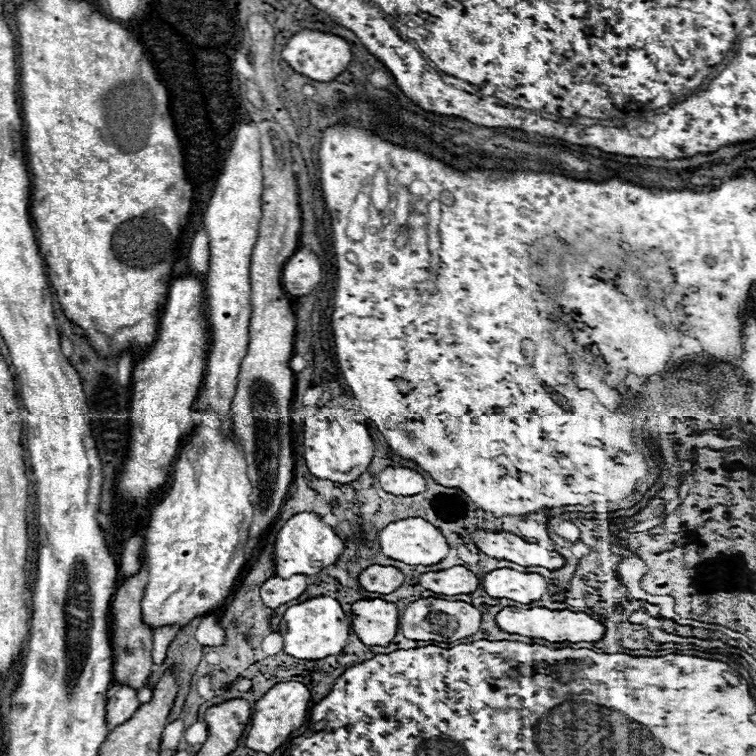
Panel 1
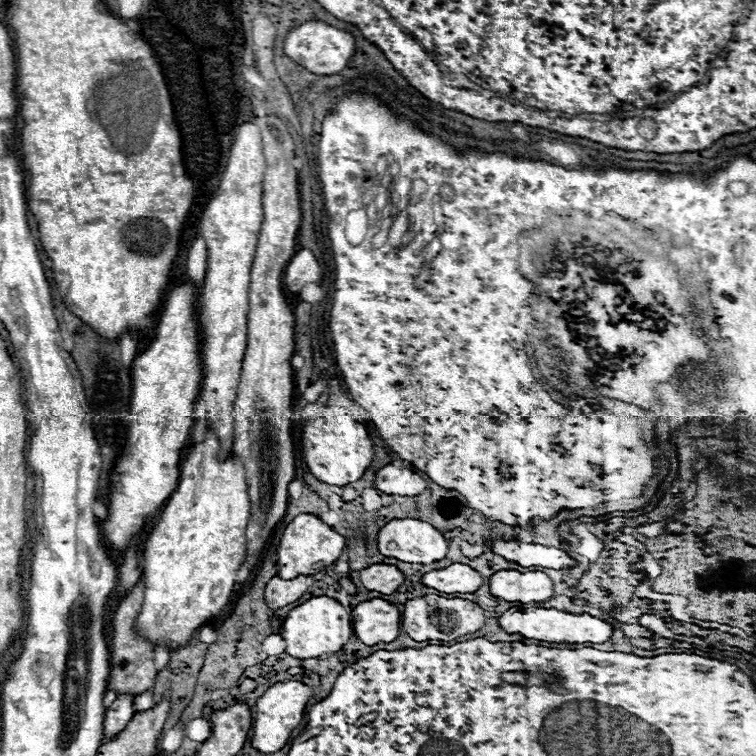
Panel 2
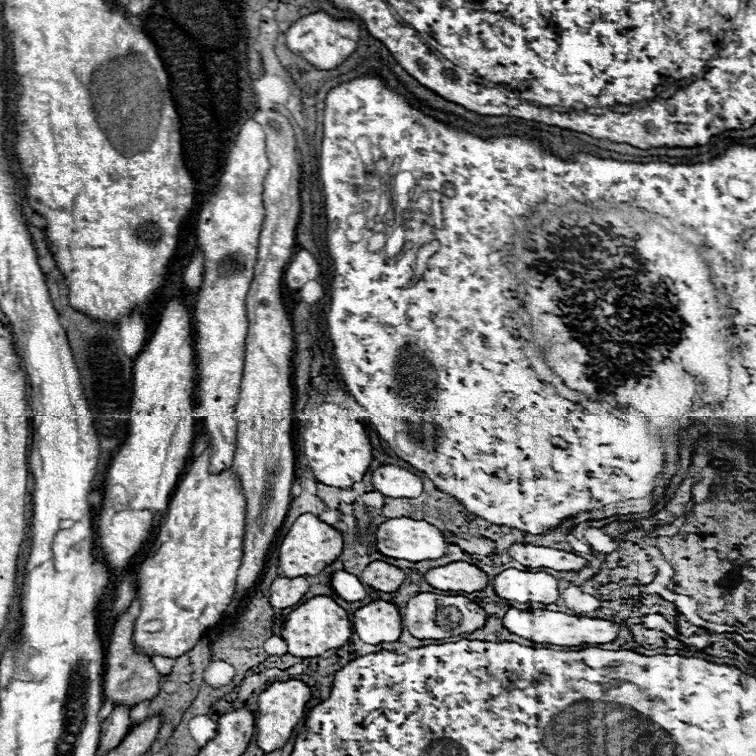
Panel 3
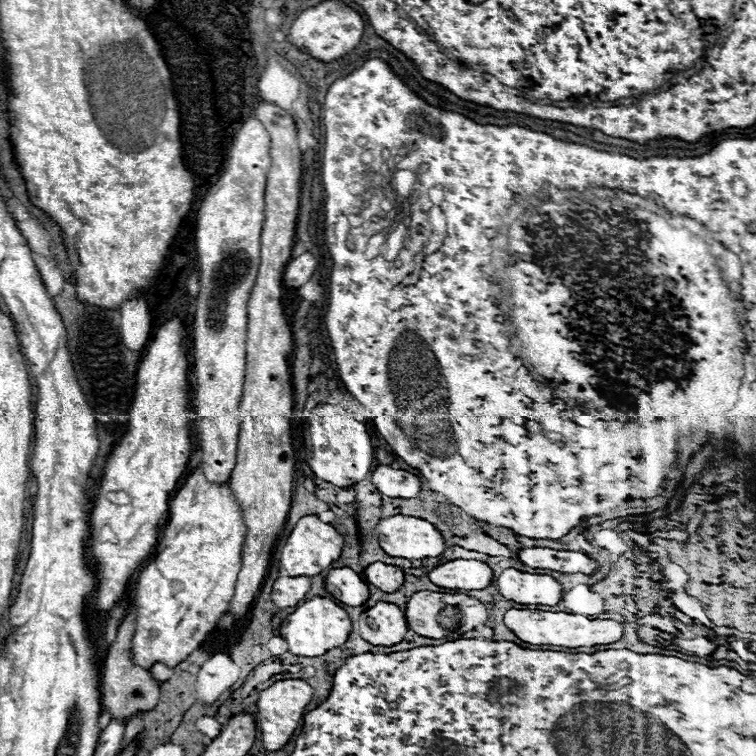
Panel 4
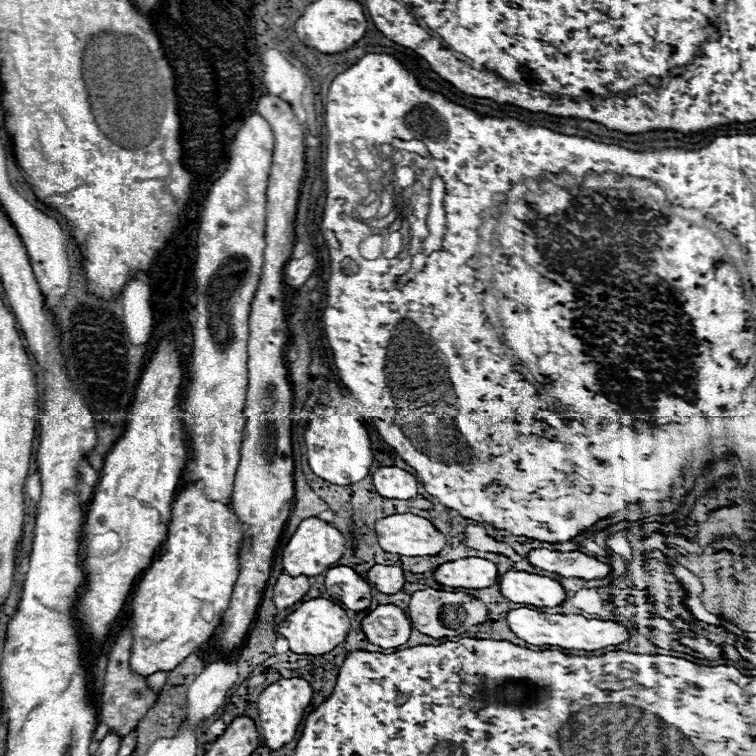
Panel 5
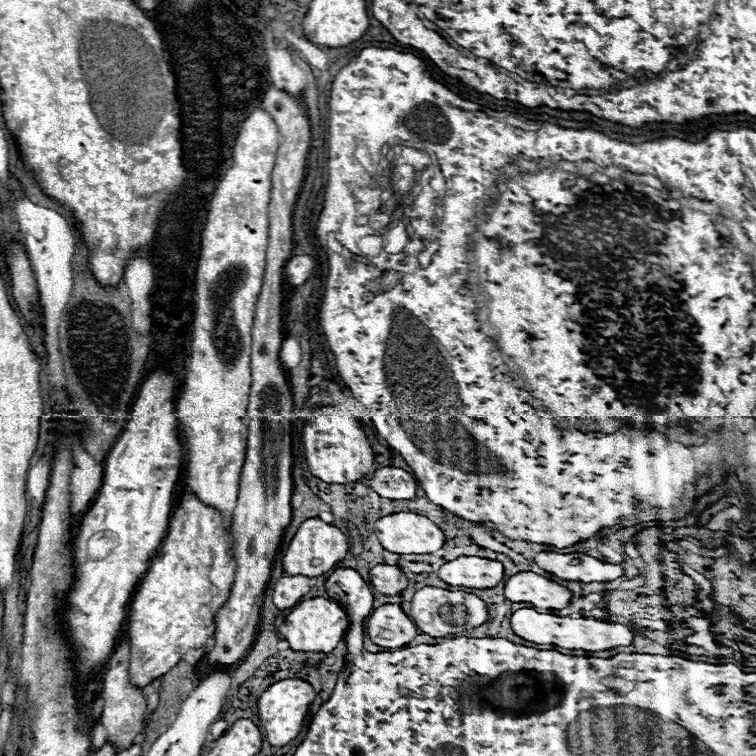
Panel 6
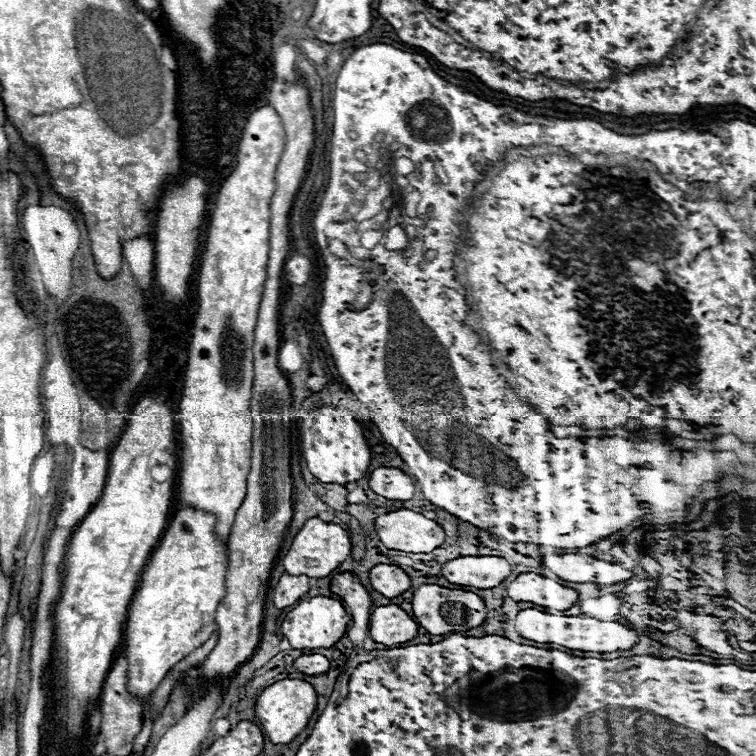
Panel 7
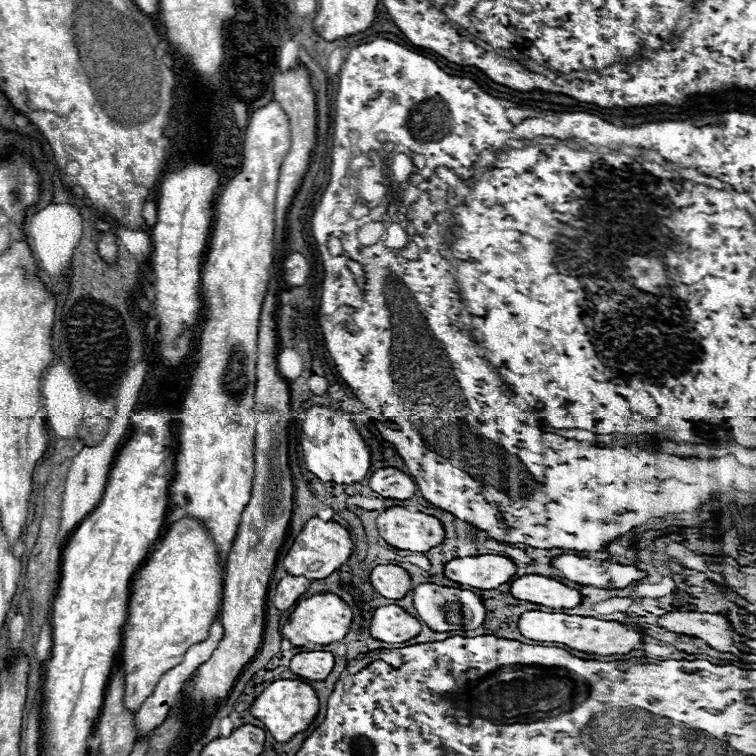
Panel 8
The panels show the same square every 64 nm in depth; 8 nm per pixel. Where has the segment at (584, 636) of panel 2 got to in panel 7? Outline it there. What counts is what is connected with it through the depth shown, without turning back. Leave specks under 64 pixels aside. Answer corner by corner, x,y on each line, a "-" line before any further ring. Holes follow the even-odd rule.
534,608
522,610
518,612
516,620
514,620
516,632
526,638
526,640
534,640
534,642
554,642
572,650
582,650
582,652
616,652
616,650
630,650
636,646
638,642
638,634
618,622
604,622
604,620
596,620
590,616
562,616
562,614
548,614
548,612
540,612

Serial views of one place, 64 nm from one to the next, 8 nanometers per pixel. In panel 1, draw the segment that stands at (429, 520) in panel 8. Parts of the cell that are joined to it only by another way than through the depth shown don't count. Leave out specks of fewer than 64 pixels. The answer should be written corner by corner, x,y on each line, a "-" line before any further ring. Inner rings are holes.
424,518
390,522
384,530
380,530
378,542
382,554
412,566
438,564
448,554
446,538

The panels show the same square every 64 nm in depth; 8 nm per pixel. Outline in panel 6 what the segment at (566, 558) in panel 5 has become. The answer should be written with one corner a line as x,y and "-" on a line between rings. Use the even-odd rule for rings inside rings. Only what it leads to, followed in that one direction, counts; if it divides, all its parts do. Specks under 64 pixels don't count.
540,552
534,562
554,576
572,582
610,582
624,576
620,564
610,564
586,556
582,552
558,554
558,552

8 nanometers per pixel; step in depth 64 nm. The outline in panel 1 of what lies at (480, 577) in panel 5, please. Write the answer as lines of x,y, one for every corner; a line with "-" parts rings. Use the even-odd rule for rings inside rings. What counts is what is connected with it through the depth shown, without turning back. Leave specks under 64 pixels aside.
452,566
440,572
426,572
420,576
420,586
432,590
434,594
472,594
478,588
480,580
466,566

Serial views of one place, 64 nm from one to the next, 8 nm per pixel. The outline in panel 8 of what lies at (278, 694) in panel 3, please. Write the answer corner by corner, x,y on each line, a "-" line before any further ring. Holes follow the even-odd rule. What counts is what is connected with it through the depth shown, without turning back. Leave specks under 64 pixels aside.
274,680
256,698
256,702
250,708
250,714
266,726
266,730
272,734
274,740
288,742
296,732
306,730
314,722
318,710
320,710
320,702
310,684
300,680

